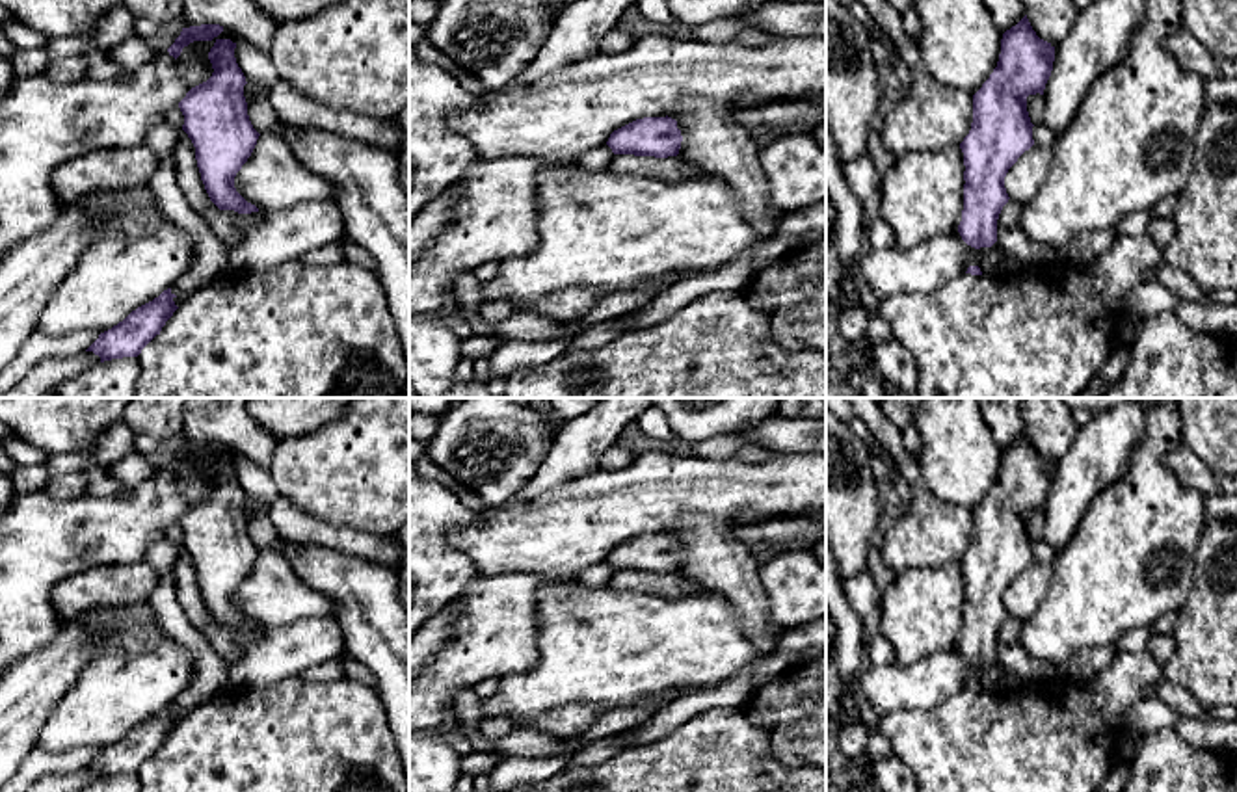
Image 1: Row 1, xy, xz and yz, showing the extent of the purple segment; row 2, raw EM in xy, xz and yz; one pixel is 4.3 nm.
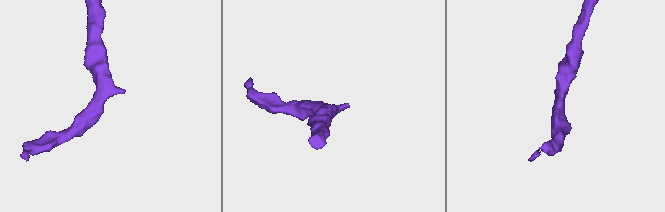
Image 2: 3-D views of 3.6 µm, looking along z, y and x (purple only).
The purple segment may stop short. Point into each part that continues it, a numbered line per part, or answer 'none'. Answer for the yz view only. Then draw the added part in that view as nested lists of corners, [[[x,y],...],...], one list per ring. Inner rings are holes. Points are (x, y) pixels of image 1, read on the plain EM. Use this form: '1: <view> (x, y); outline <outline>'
none

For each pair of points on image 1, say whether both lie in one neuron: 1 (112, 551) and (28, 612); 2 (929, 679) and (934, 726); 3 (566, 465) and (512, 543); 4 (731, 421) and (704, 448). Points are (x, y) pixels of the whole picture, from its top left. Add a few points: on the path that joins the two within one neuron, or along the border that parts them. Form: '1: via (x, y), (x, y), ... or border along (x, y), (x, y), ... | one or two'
1: via (92, 534), (36, 586) | one
2: border along (964, 688), (932, 707), (899, 709), (890, 714) | two
3: border along (590, 473), (532, 497), (519, 497) | two
4: border along (739, 434), (720, 434), (691, 445) | two

